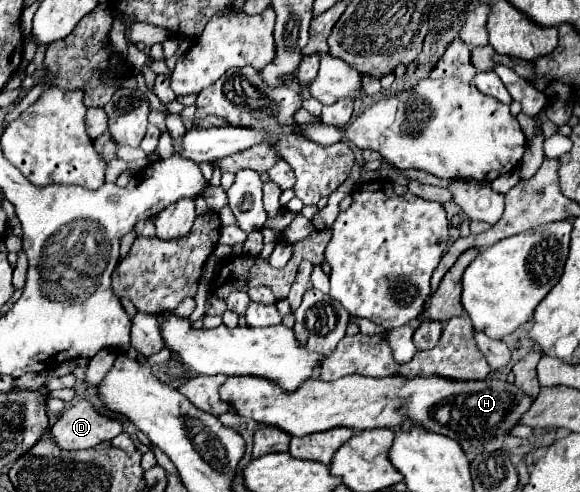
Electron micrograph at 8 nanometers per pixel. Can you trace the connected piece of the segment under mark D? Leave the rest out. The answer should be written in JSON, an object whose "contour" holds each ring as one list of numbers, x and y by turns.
{"contour":[[77,400,51,426,53,440,59,444,59,448,67,450,93,448,121,432,123,422,111,416,103,416,89,400]]}

